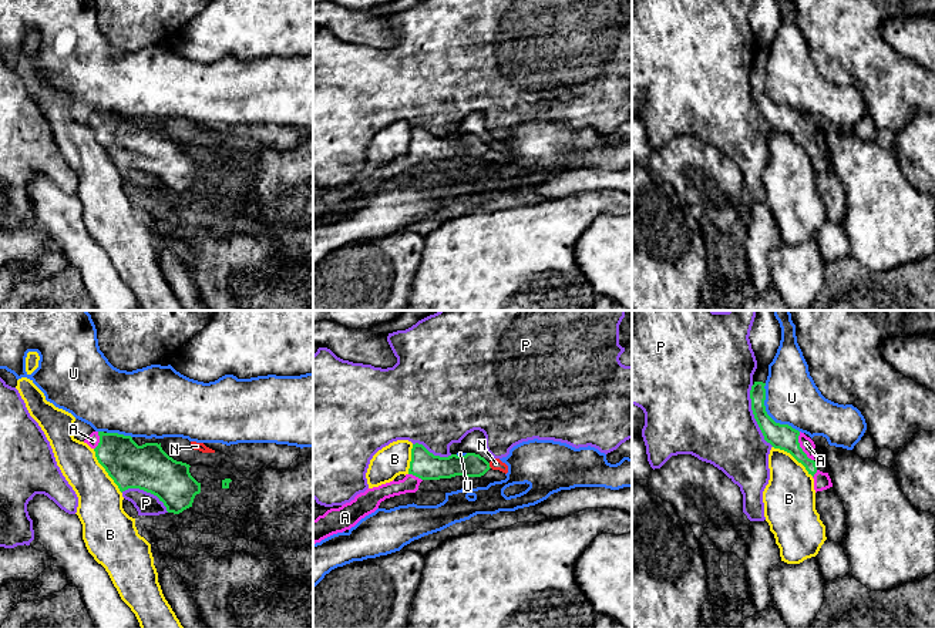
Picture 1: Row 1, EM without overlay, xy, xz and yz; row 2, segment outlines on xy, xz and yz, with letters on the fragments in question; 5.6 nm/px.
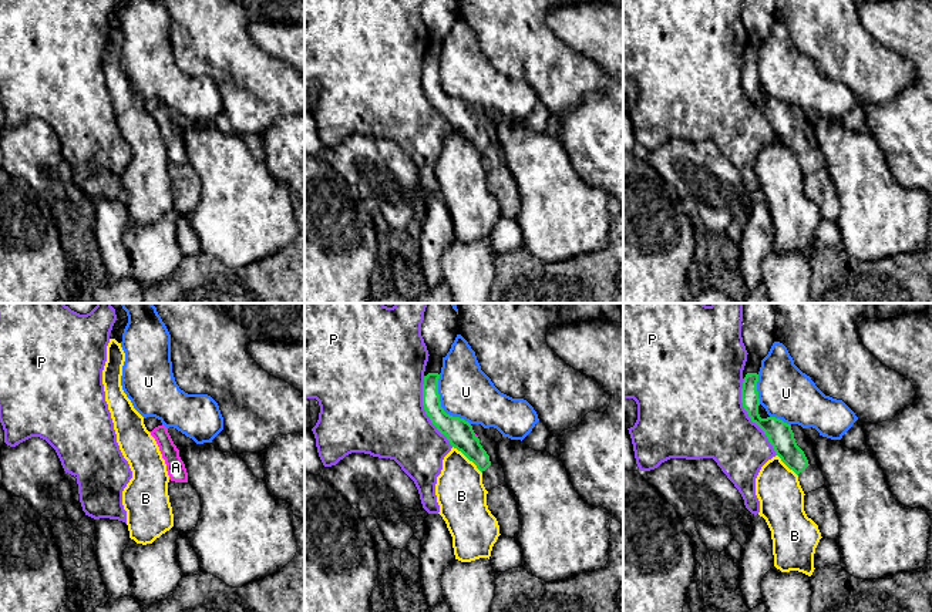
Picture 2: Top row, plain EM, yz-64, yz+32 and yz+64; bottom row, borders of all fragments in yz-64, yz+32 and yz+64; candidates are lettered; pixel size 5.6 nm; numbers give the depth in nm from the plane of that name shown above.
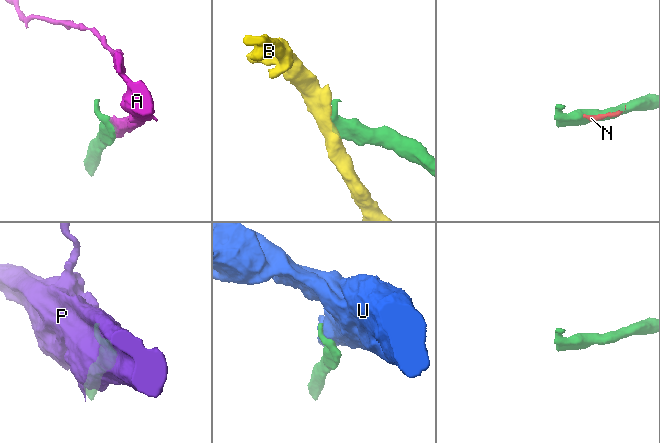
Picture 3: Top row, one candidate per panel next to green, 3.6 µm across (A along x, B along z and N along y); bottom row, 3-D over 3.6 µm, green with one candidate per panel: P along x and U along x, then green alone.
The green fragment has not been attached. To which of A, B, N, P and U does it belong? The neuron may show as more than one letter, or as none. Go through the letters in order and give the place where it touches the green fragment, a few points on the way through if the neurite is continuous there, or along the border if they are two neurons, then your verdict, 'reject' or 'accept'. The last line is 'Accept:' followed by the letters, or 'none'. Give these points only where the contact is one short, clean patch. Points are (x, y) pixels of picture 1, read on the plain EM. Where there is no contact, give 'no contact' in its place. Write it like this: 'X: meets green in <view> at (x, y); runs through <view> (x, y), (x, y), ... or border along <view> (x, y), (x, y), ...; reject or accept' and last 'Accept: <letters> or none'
A: meets green in yz at (800, 128); runs through yz (780, 117), (800, 128), (806, 124); accept
B: meets green in xy at (106, 151); reject
N: meets green in xz at (488, 147); reject
P: meets green in yz at (754, 97); reject
U: meets green in yz at (767, 96); reject
Accept: A

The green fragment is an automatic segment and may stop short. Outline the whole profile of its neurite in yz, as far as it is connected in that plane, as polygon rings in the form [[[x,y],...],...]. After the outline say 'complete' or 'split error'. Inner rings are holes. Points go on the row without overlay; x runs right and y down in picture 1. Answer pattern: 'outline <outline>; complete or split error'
outline [[[757,46],[753,56],[753,67],[750,71],[751,91],[754,100],[764,117],[764,121],[774,130],[790,134],[798,144],[801,144],[808,155],[814,159],[814,171],[823,172],[833,168],[828,154],[823,154],[815,147],[814,122],[804,114],[793,110],[788,105],[776,104],[766,93],[766,61],[768,57],[768,47]]]; split error

